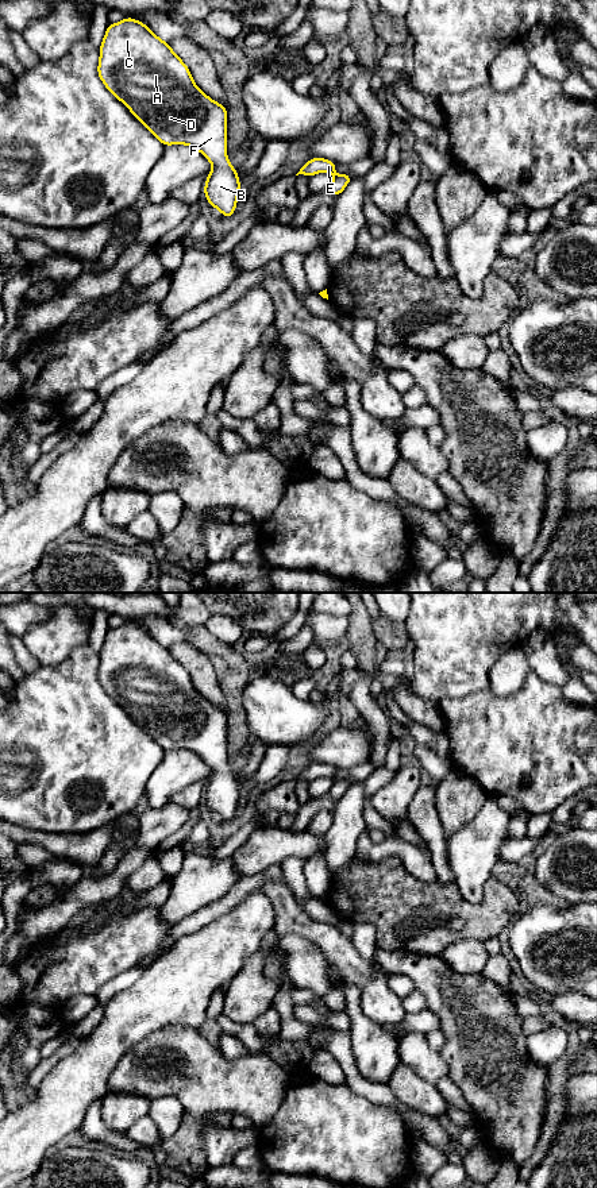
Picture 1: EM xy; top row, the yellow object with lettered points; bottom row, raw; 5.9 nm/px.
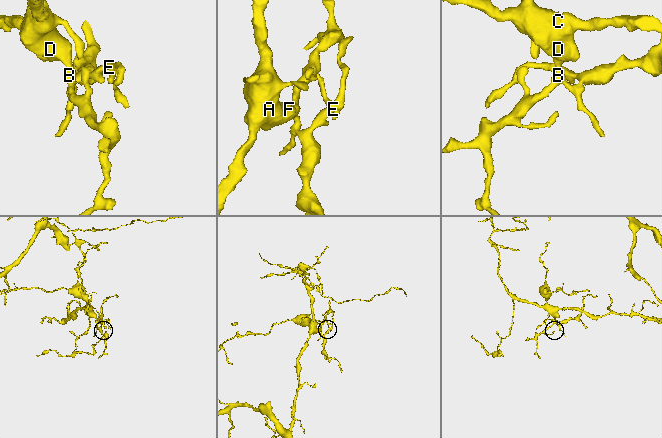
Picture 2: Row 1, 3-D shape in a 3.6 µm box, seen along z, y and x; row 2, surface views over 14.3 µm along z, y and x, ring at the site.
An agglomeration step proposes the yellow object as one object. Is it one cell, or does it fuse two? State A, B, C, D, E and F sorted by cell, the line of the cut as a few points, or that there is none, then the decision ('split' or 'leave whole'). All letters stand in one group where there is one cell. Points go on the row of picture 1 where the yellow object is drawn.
groups A B C D E F; cut none; leave whole

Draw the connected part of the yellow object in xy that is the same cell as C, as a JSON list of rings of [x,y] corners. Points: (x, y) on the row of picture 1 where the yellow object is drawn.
[[[126,18],[107,27],[101,46],[97,73],[105,88],[120,100],[131,113],[163,146],[186,144],[199,150],[211,163],[212,170],[207,177],[204,194],[212,208],[219,209],[223,217],[234,215],[240,189],[238,173],[227,158],[227,108],[209,99],[194,84],[190,70],[170,47],[170,43],[158,38],[145,23]]]

